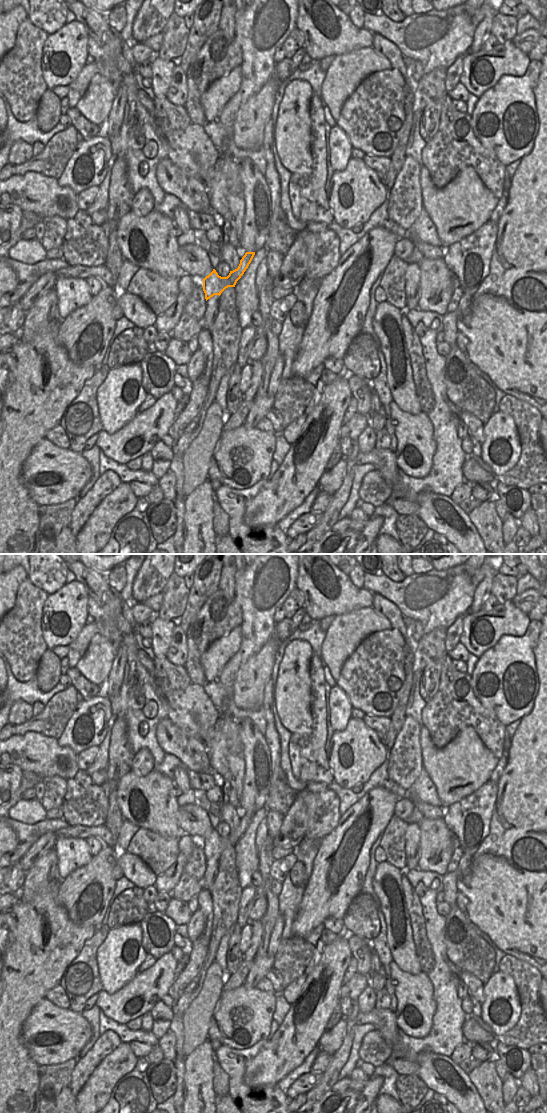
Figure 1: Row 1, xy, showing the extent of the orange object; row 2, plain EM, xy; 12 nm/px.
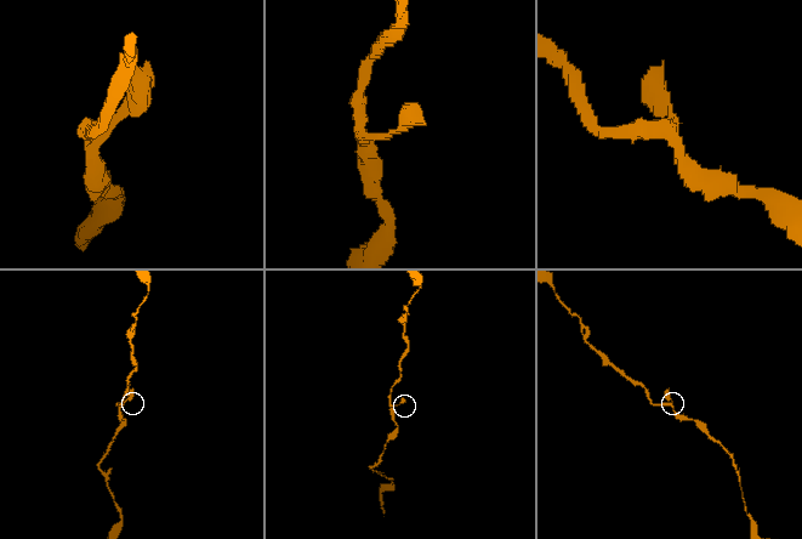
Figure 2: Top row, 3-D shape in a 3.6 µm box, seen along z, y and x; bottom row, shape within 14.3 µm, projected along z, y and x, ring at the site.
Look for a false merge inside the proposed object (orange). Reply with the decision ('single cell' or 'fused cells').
single cell

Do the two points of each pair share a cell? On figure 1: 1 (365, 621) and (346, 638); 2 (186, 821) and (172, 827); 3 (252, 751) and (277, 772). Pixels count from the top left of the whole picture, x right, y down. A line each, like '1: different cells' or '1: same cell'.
1: same cell
2: different cells
3: different cells

